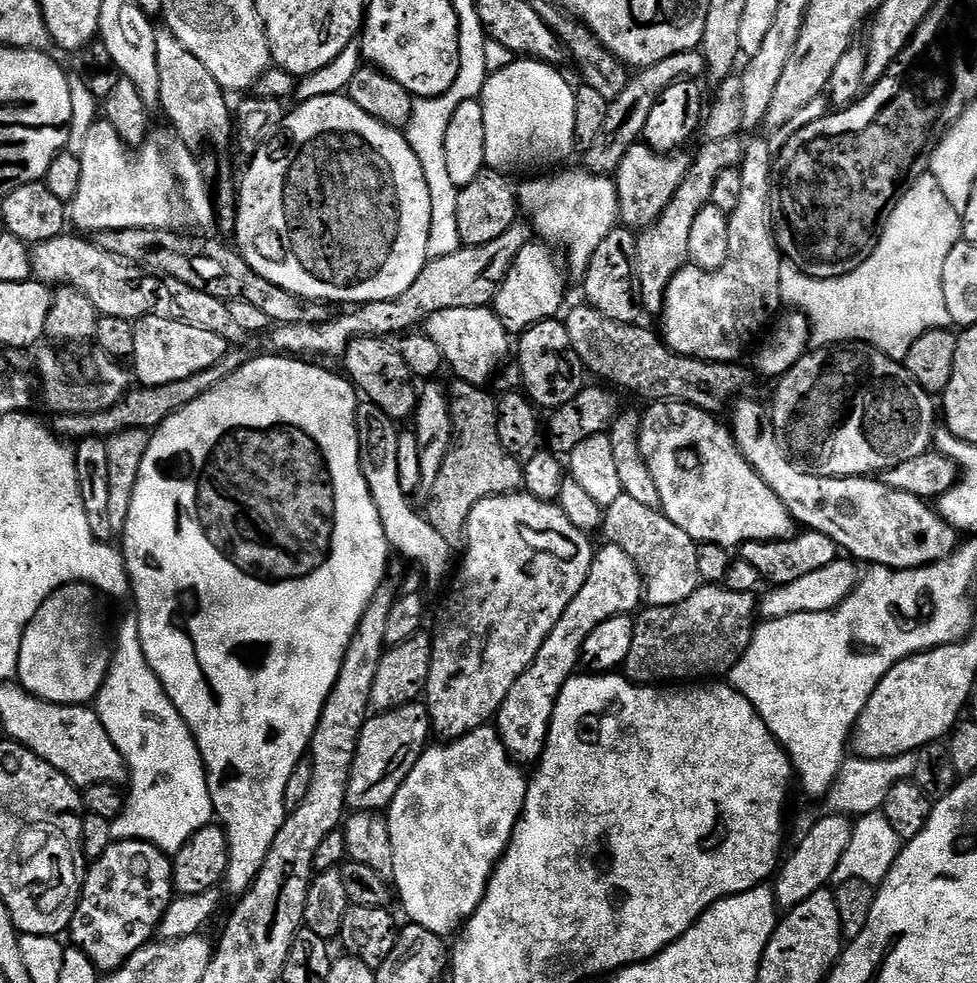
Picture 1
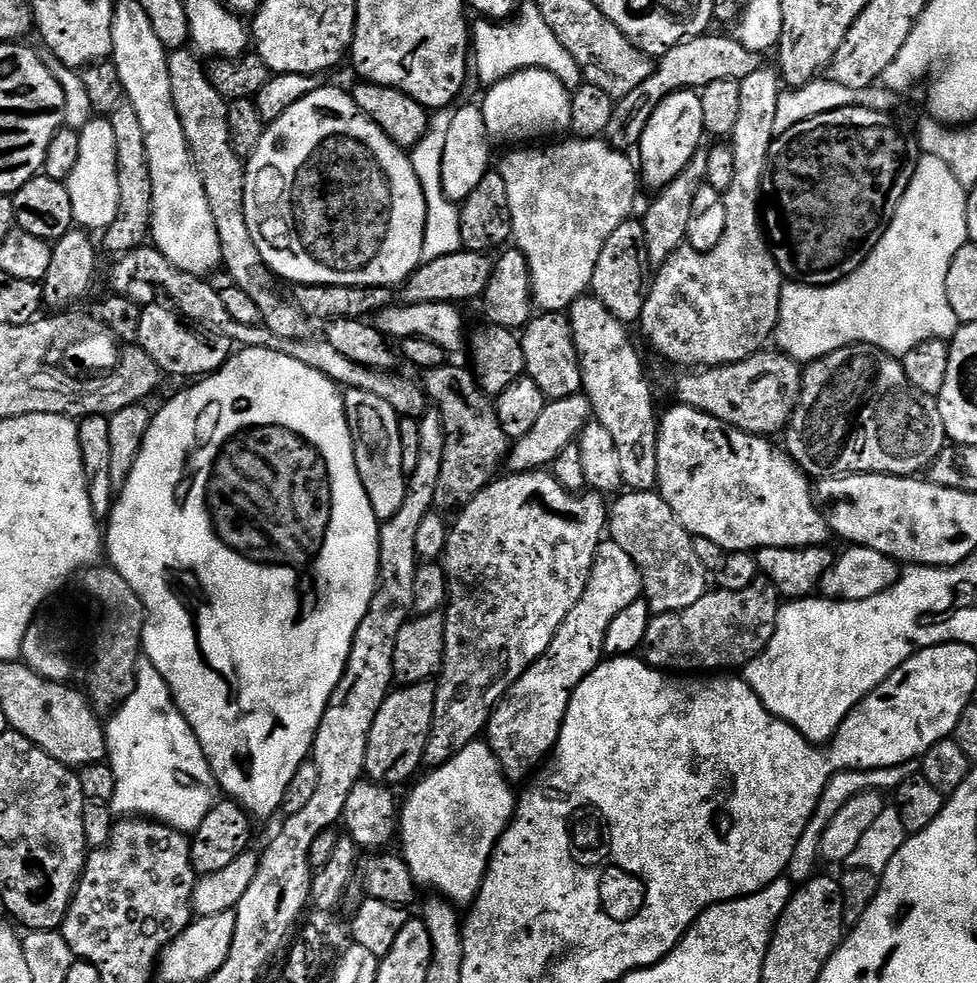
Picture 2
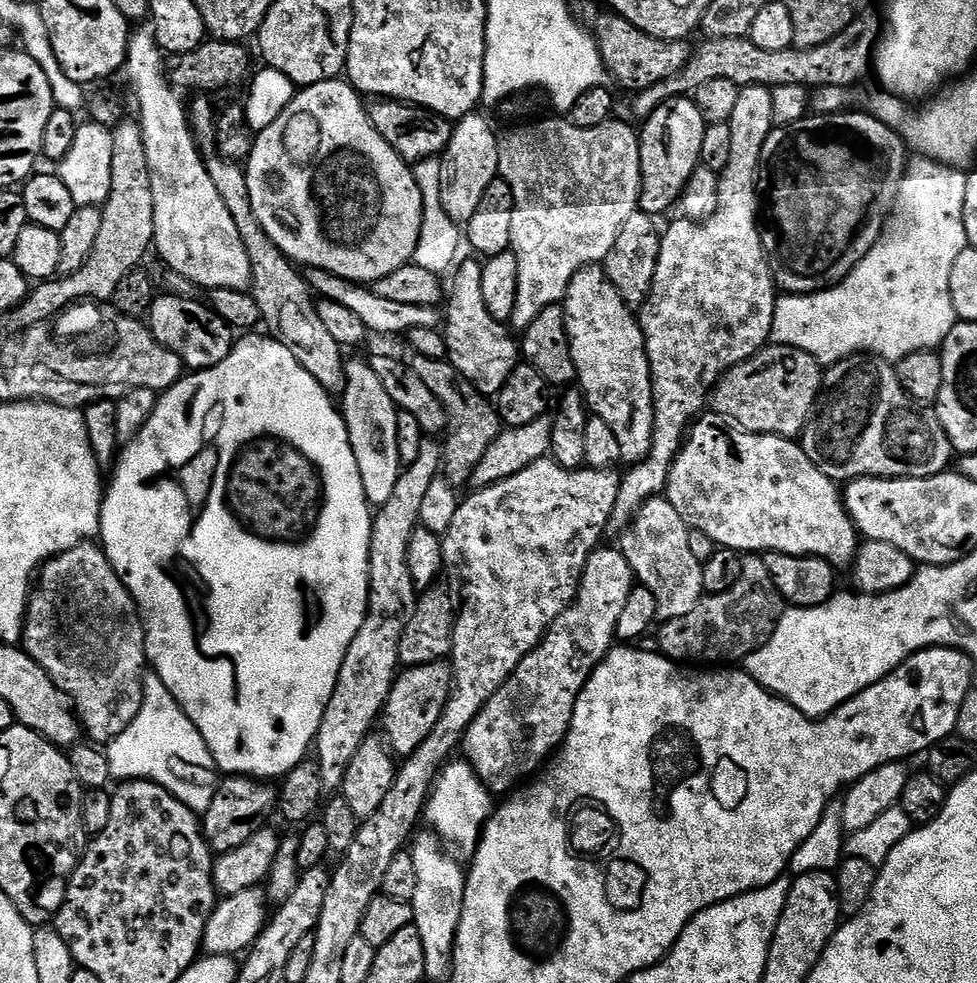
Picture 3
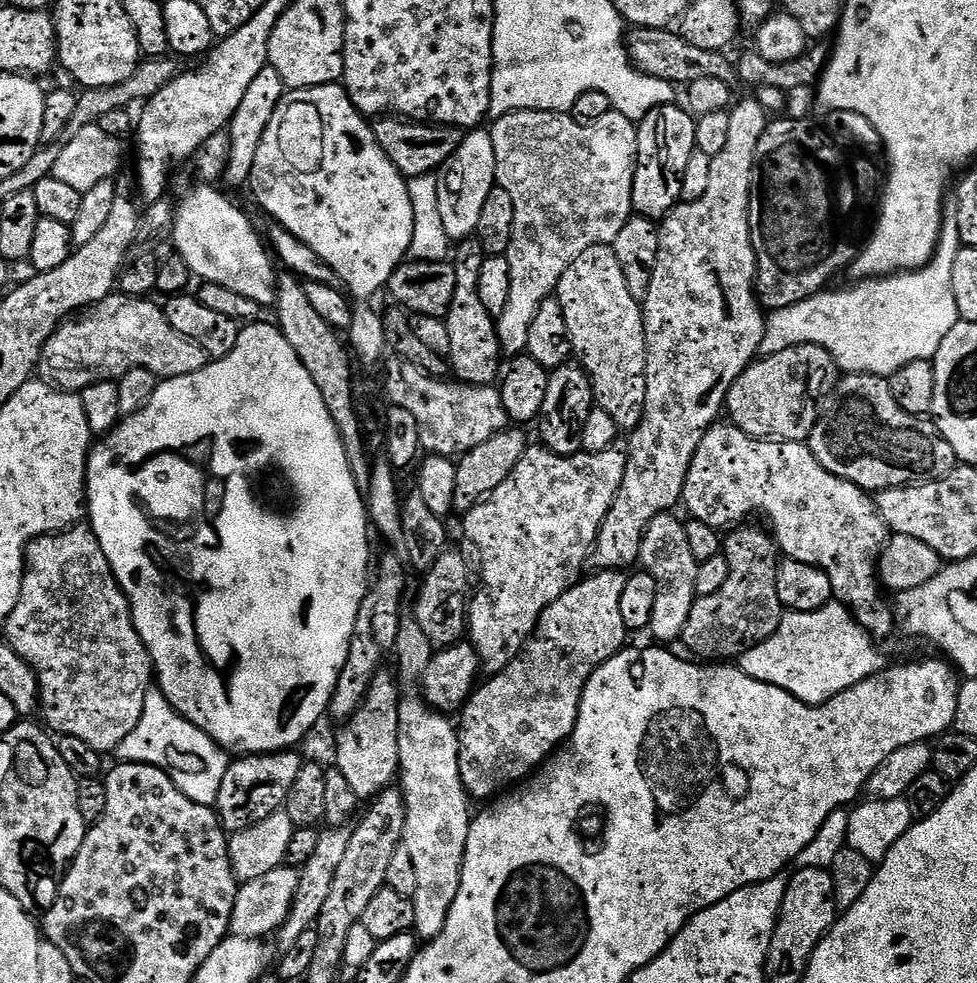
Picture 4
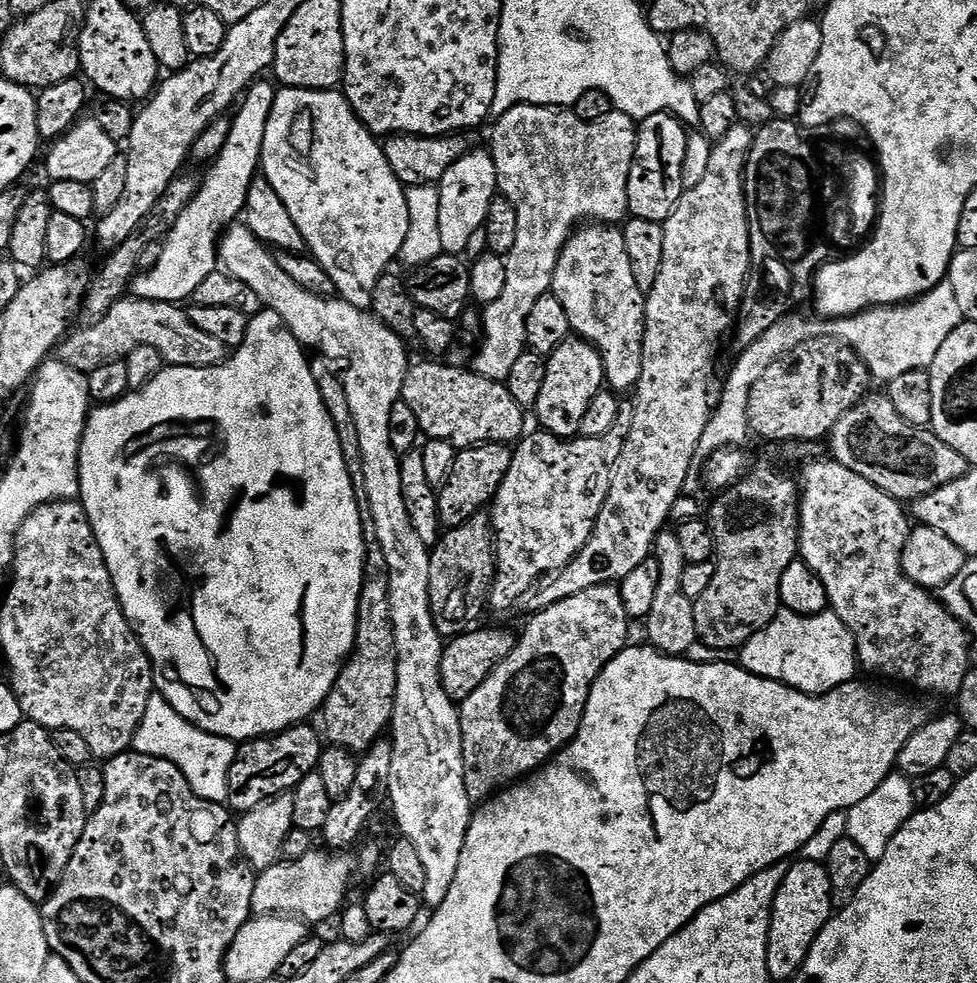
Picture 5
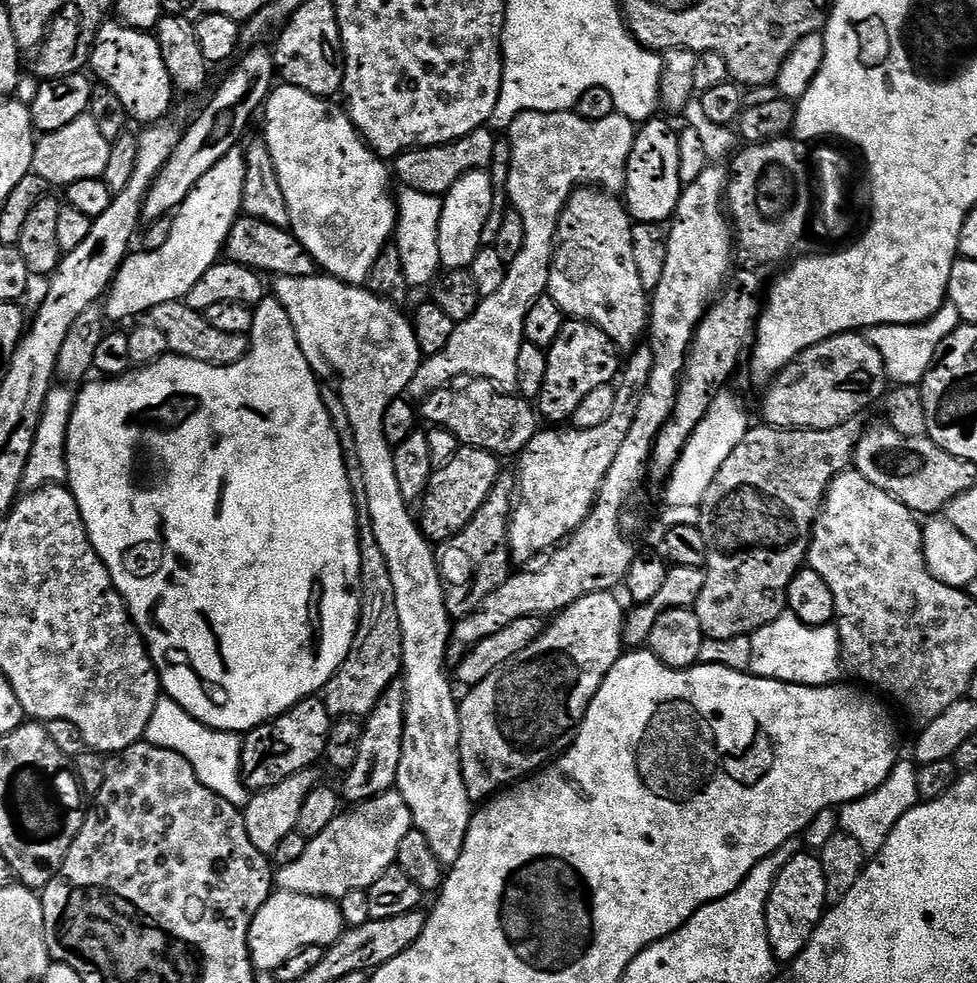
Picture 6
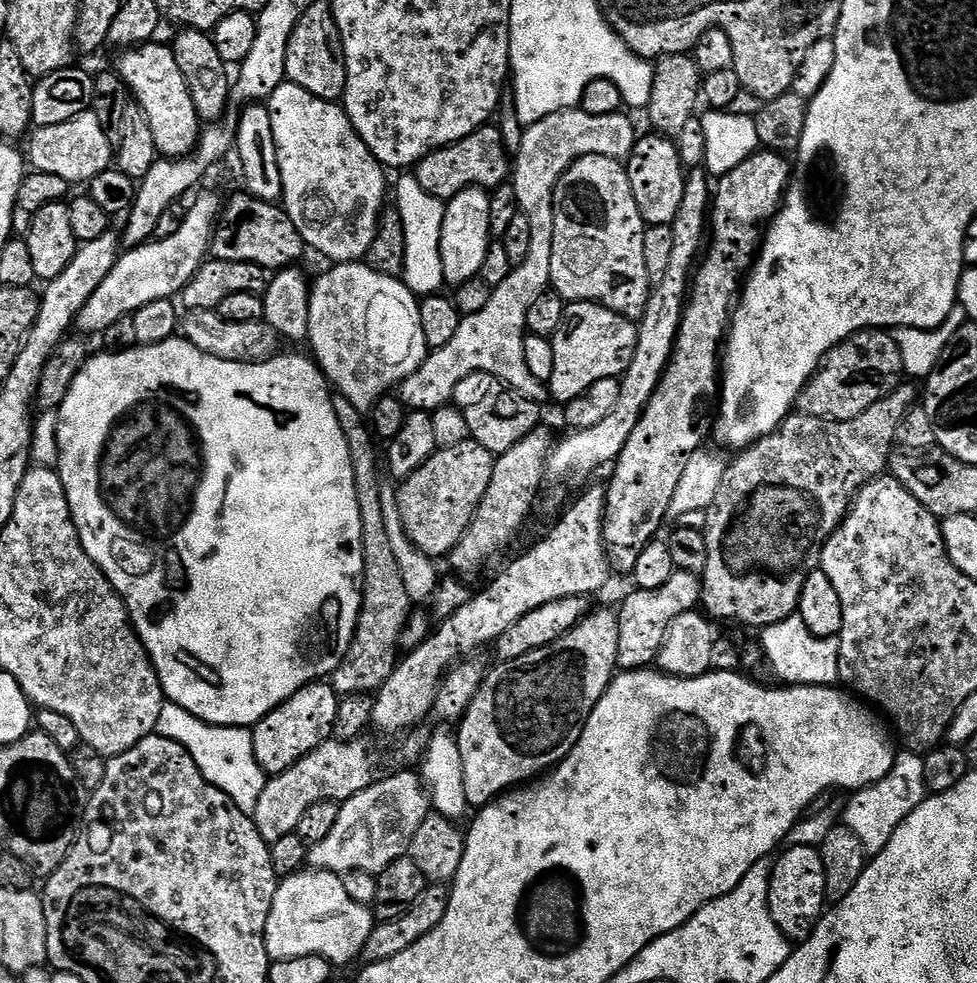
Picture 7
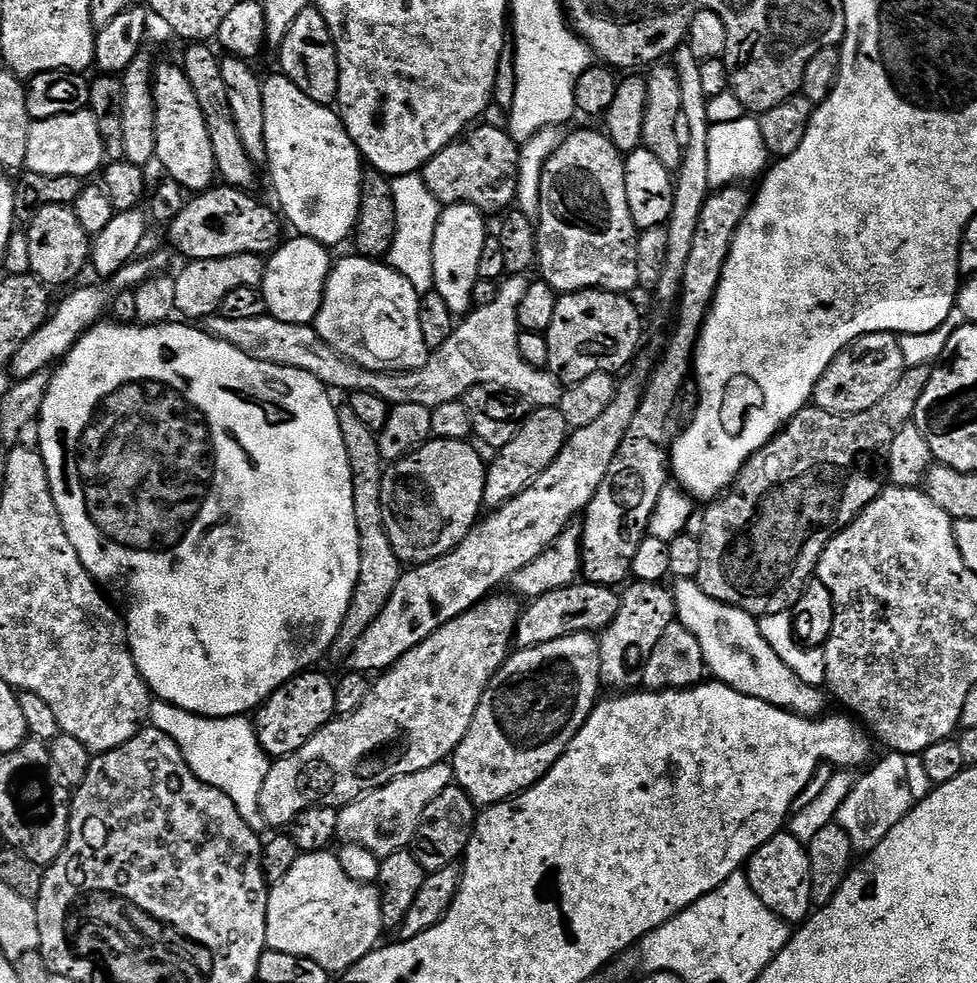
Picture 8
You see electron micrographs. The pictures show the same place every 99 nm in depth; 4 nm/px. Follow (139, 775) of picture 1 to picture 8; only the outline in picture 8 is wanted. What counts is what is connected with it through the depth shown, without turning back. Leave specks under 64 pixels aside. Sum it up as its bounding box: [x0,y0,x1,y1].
[148,702,270,817]

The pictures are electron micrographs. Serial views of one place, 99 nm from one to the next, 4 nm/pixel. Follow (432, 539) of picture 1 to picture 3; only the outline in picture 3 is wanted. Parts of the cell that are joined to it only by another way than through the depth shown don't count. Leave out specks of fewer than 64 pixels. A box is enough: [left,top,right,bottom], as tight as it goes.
[342,359,402,506]

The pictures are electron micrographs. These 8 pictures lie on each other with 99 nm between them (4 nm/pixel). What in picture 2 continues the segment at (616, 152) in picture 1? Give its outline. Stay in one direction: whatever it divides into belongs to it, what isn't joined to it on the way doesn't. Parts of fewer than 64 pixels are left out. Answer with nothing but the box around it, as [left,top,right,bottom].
[606,35,761,153]

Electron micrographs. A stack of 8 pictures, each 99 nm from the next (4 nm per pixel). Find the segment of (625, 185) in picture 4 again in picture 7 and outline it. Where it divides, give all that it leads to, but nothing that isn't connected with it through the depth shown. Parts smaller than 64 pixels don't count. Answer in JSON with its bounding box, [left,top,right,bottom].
[398,110,638,413]

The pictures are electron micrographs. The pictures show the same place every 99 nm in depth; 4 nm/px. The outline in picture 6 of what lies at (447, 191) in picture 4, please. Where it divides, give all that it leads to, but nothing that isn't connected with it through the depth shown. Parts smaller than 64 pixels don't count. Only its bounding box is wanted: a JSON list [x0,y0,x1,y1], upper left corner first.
[438,171,494,269]

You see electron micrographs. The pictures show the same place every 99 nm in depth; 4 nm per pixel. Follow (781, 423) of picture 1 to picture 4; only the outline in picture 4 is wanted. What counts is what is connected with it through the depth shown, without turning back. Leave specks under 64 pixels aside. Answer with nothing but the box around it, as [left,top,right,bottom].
[808,372,958,494]

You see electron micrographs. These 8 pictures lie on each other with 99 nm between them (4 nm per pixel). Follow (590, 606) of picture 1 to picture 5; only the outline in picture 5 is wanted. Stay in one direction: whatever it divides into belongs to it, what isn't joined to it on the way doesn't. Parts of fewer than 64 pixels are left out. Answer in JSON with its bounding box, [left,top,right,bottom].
[458,584,630,802]

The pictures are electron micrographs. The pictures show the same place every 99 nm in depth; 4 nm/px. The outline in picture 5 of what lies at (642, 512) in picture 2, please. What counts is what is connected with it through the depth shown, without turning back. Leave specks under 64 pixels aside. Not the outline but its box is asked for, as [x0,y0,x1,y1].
[646,530,698,657]

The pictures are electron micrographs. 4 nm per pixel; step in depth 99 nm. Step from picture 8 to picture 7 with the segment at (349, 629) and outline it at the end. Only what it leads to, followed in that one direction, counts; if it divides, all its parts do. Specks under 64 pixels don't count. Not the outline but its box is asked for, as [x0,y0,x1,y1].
[330,393,410,697]

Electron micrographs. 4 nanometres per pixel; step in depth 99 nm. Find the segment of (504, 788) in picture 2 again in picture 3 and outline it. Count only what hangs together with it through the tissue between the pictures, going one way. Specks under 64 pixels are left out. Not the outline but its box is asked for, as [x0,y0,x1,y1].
[423,762,494,854]

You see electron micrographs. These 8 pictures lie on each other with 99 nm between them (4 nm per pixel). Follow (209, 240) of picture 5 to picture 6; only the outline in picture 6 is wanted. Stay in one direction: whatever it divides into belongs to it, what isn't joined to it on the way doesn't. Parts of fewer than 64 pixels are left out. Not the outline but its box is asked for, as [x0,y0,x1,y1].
[102,146,246,321]

